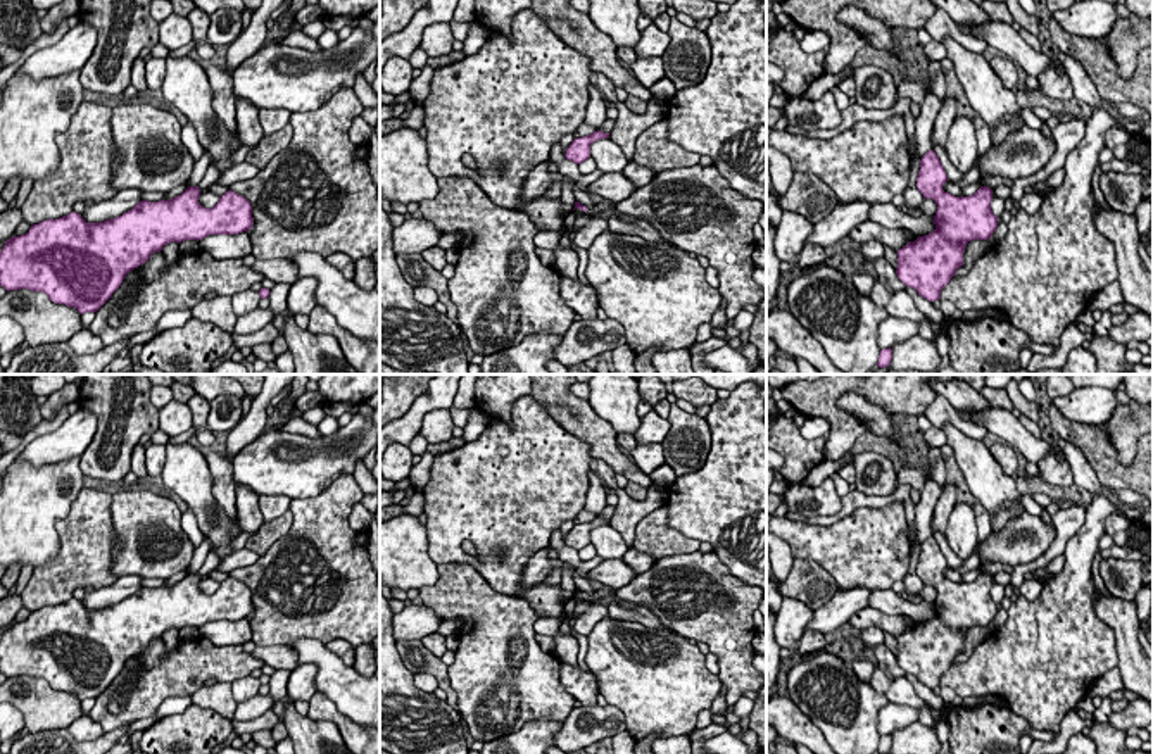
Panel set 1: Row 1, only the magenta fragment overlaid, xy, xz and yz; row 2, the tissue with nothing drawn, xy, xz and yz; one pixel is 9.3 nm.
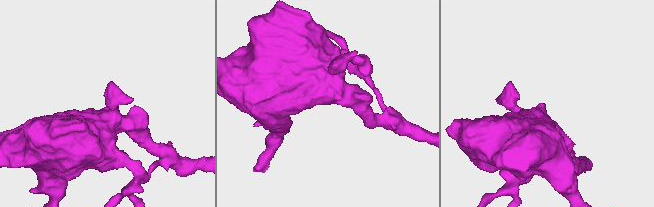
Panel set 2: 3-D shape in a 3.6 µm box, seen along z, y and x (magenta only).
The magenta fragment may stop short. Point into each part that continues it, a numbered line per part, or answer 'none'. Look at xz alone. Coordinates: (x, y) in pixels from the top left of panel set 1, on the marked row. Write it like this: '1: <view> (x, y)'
none

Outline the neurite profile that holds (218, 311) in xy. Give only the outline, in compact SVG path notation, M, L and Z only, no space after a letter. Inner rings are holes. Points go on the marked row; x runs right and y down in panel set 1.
M217 295L211 300L202 300L192 309L192 317L212 323L226 333L233 335L236 324L236 314L233 312L231 297Z

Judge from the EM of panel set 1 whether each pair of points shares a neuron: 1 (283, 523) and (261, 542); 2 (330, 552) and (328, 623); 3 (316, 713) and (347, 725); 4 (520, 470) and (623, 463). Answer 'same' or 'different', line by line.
1: same
2: same
3: same
4: different

